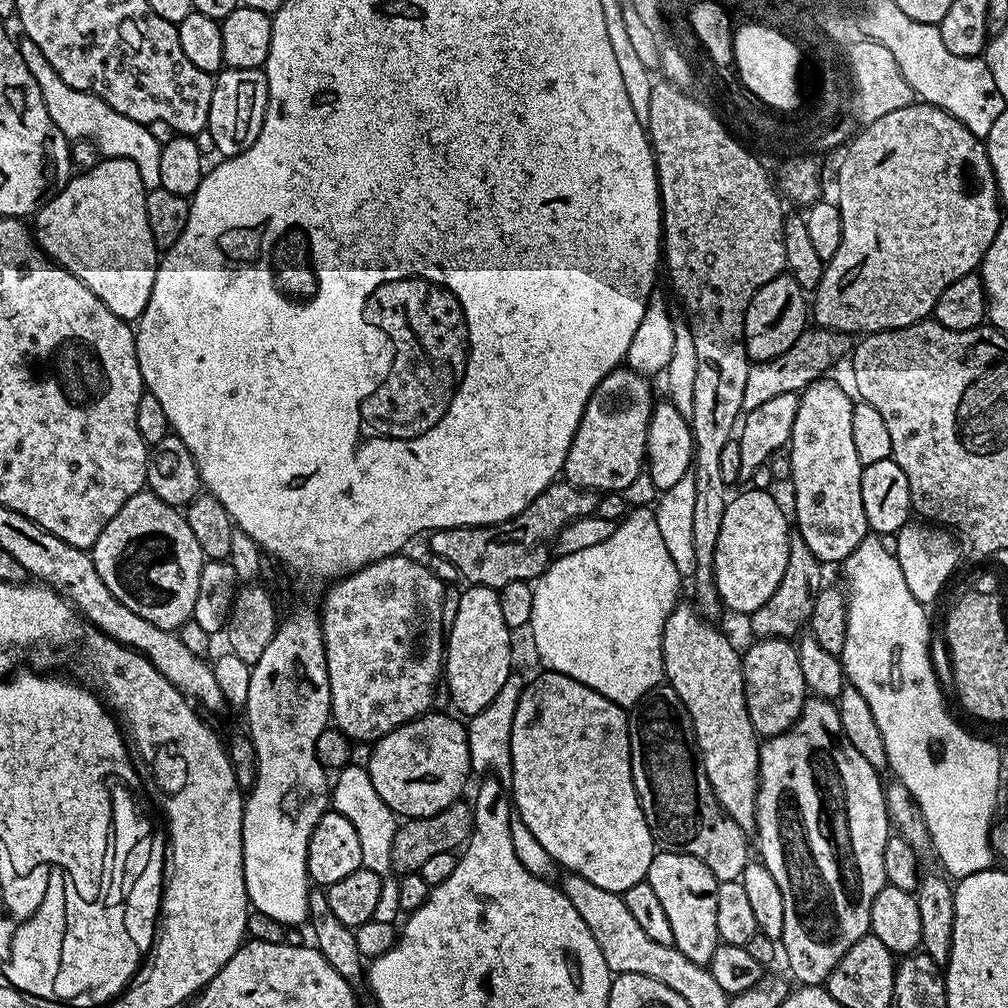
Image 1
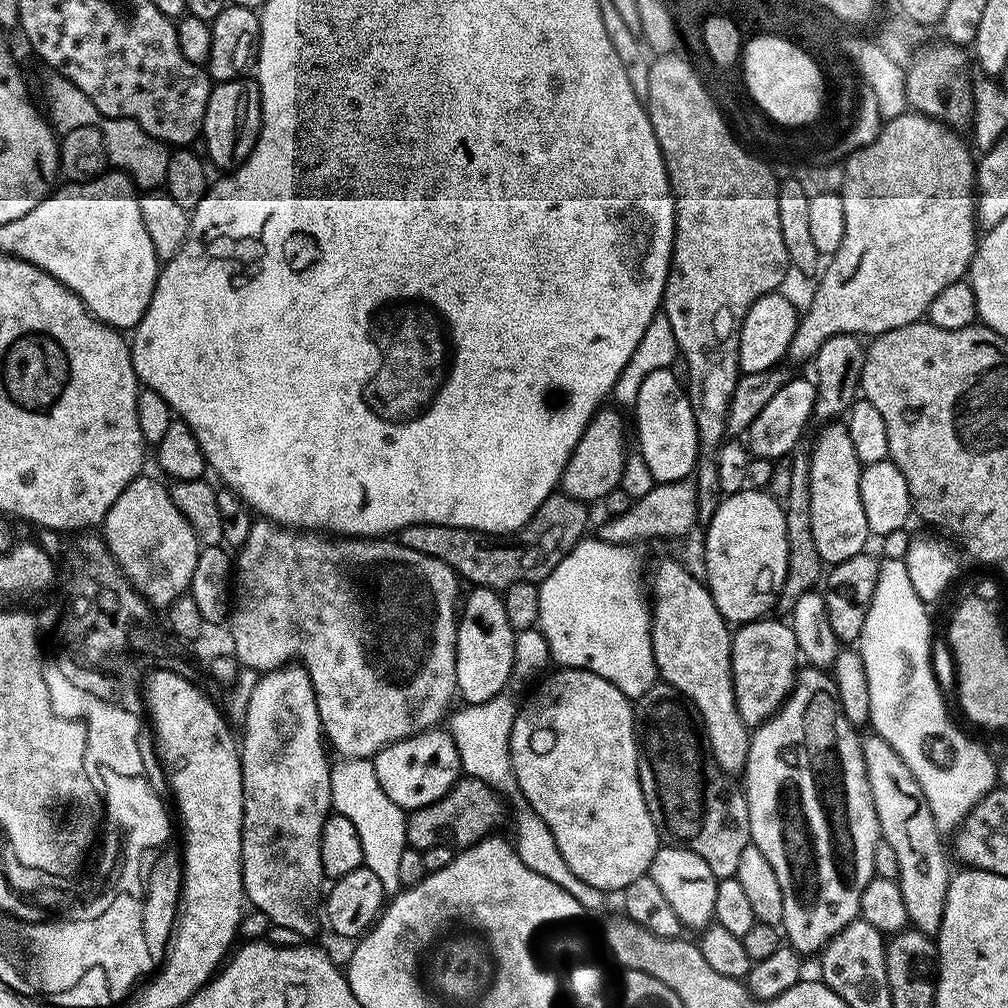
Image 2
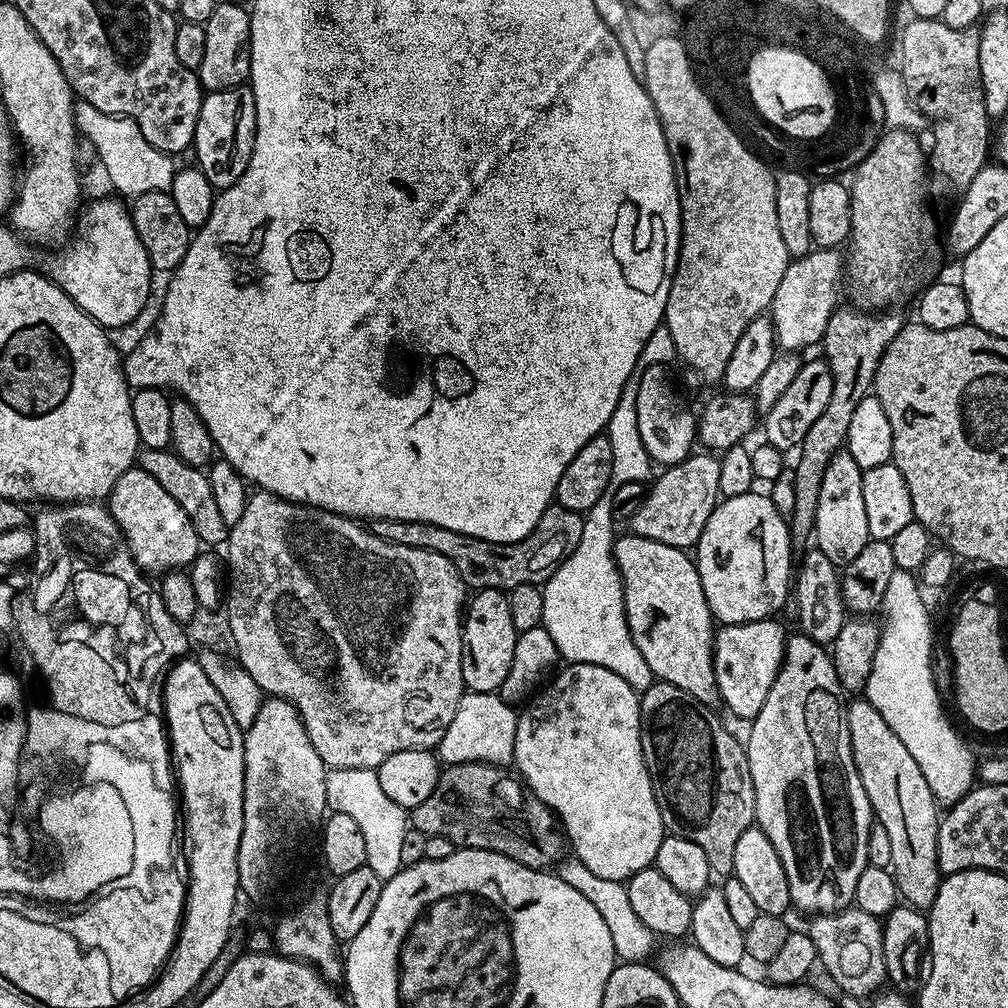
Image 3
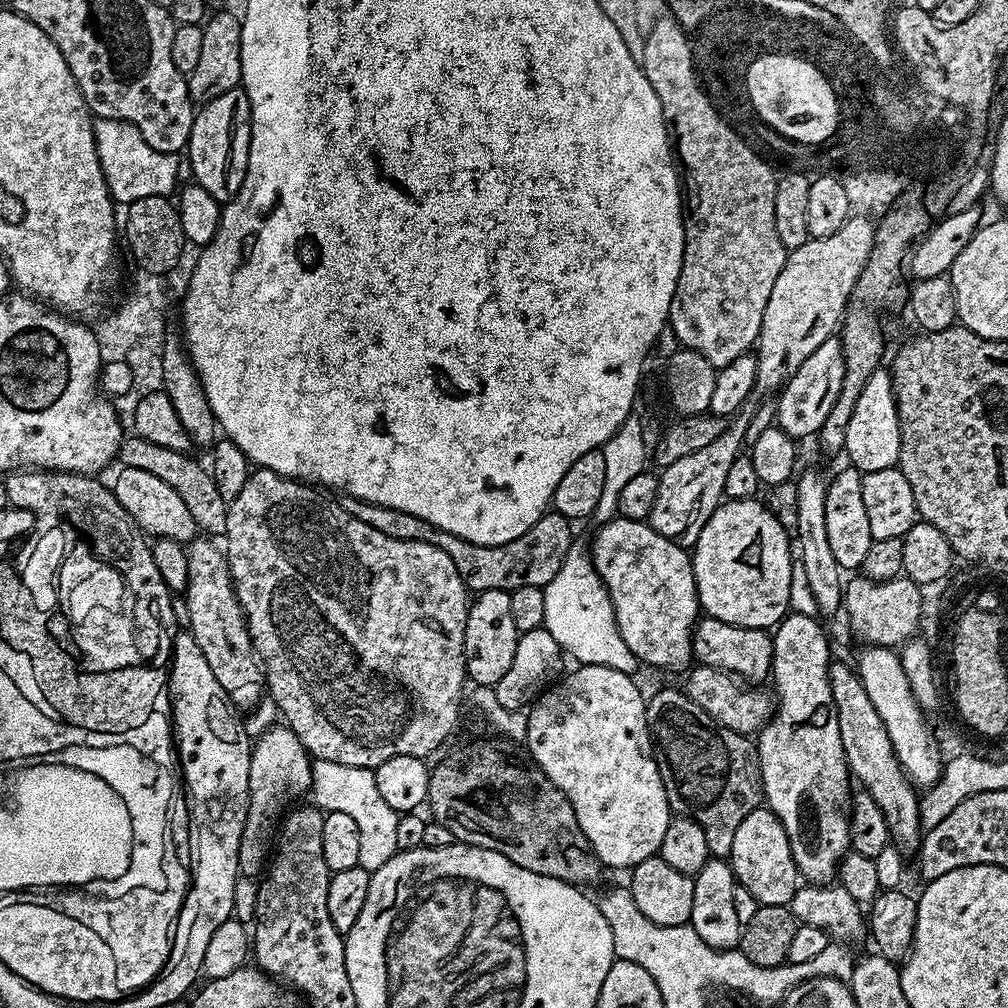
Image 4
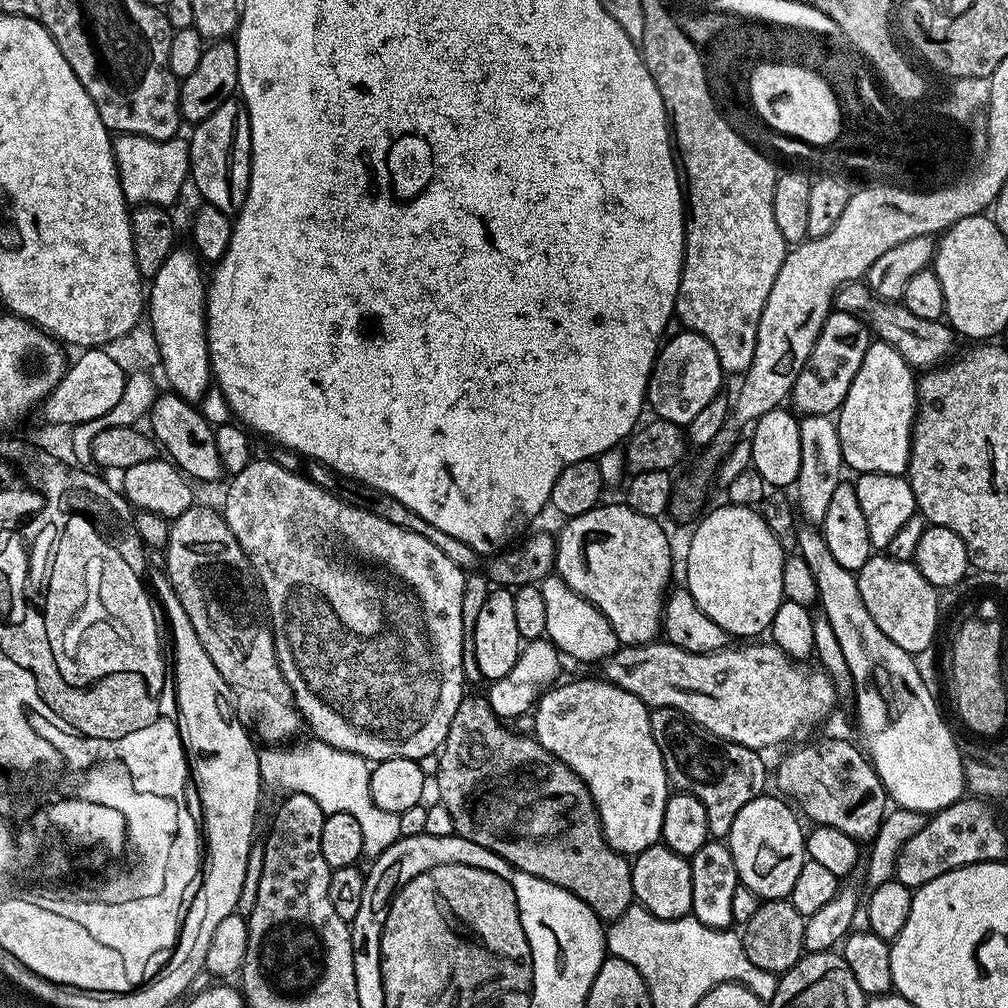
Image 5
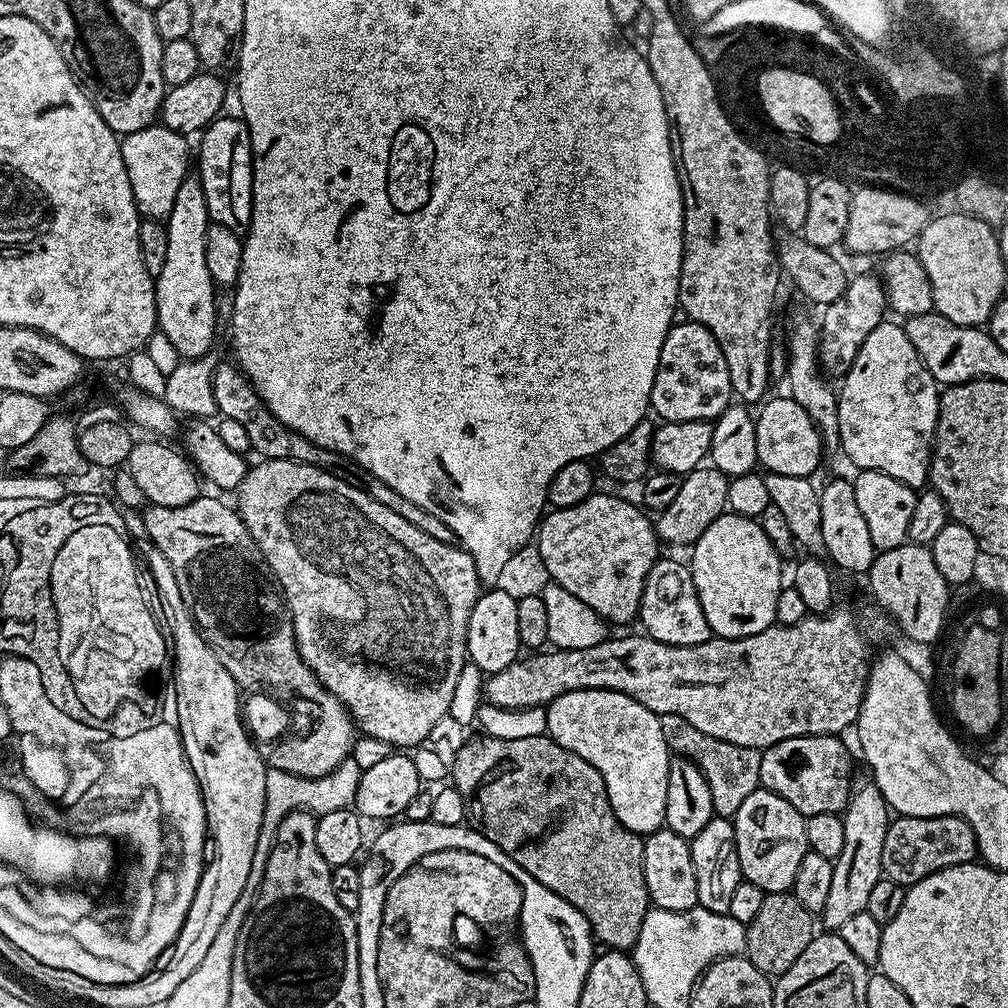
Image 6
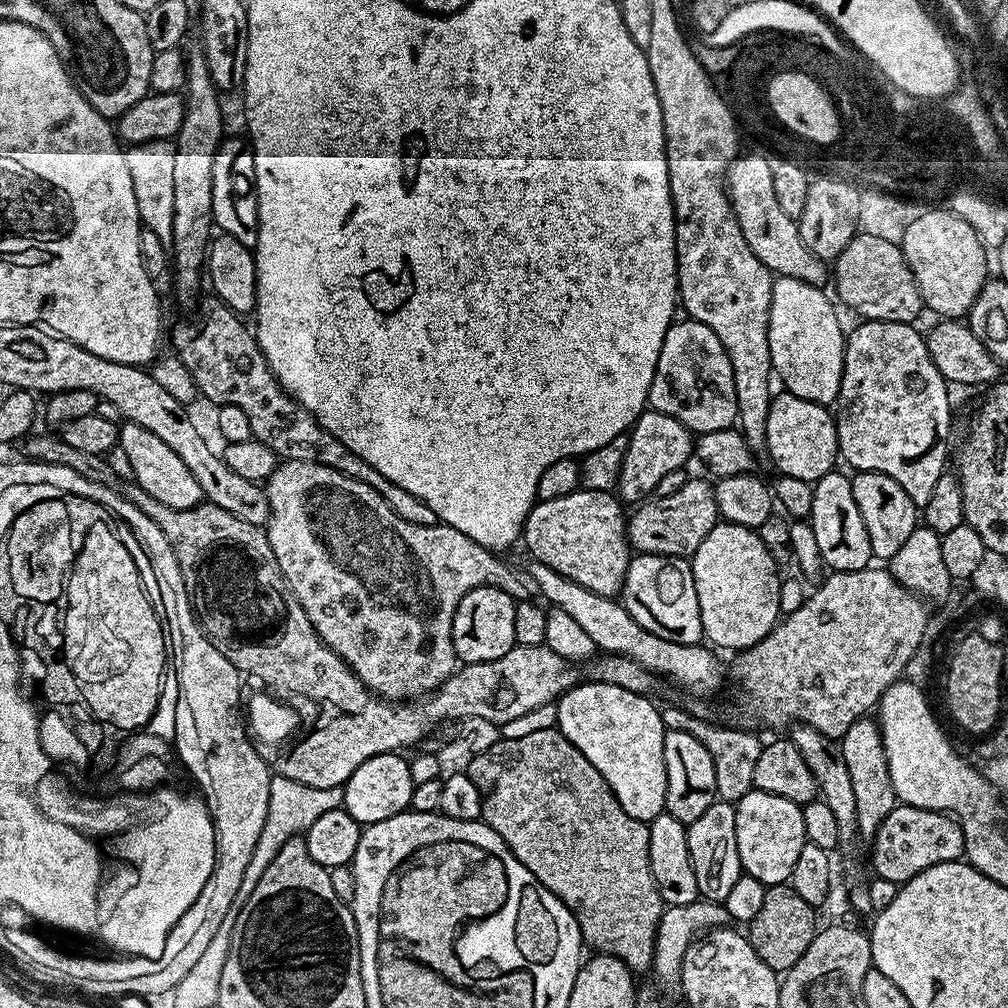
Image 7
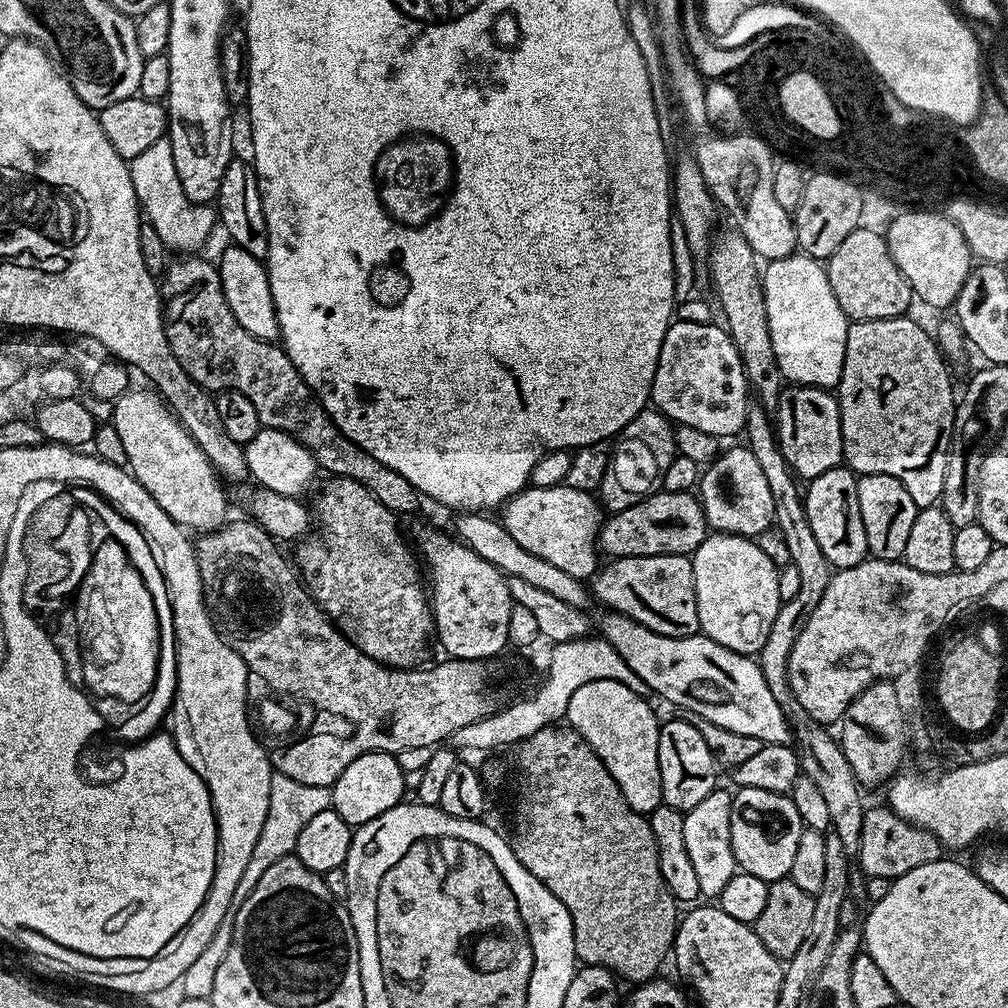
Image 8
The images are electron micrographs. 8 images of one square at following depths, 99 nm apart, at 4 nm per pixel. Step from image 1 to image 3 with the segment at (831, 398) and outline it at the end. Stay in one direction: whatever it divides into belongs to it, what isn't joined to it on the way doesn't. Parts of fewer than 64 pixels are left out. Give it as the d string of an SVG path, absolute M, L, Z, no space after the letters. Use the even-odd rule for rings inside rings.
M847 450L832 455L830 466L826 466L826 474L822 477L822 491L818 493L814 544L837 566L849 564L870 538L866 526L866 506L862 502L863 477L858 462L854 462Z

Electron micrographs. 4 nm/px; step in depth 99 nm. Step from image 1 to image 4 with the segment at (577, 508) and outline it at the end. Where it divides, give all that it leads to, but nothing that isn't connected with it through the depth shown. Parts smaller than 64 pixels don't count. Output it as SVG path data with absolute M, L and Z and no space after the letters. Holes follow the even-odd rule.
M351 494L345 495L345 497L342 500L344 513L347 516L353 516L358 522L366 522L366 526L395 540L424 540L428 544L439 544L440 547L446 549L465 588L476 594L486 590L502 590L512 593L518 587L543 589L558 574L559 568L567 556L567 548L574 541L573 525L568 517L555 510L541 516L540 521L533 528L526 530L526 534L505 544L486 546L453 538L447 532L440 531L414 514L406 514L402 510L394 510L381 504L370 504L367 500L361 500L360 497Z

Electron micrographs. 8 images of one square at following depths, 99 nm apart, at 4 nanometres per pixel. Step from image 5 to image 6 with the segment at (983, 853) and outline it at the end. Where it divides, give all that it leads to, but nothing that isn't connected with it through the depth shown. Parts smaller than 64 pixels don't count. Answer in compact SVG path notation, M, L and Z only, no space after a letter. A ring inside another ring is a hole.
M957 815L897 817L889 823L883 843L883 870L885 877L909 888L938 869L971 863L977 854L977 840L973 828Z

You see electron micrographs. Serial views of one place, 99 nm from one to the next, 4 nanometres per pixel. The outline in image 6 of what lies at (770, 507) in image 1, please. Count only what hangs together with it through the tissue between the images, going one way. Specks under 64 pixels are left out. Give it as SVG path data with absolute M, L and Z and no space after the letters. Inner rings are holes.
M723 514L710 523L696 543L691 545L690 552L692 552L690 567L694 586L702 602L702 614L706 614L706 622L710 622L713 637L721 640L737 640L750 634L758 634L776 623L778 594L782 587L780 581L782 561L775 552L770 538L753 517Z

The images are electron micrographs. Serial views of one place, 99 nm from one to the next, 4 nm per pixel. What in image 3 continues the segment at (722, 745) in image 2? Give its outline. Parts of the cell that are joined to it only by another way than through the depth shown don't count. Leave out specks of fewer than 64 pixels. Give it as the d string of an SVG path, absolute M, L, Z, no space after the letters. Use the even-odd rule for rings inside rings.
M625 534L621 540L619 537L615 541L614 551L616 564L620 567L620 581L624 584L624 613L628 619L628 629L638 650L642 650L642 658L646 658L646 666L650 666L653 677L657 681L678 686L678 690L686 690L686 694L704 704L715 705L720 700L720 692L716 688L712 661L714 617L702 590L695 559L685 549L631 534Z

